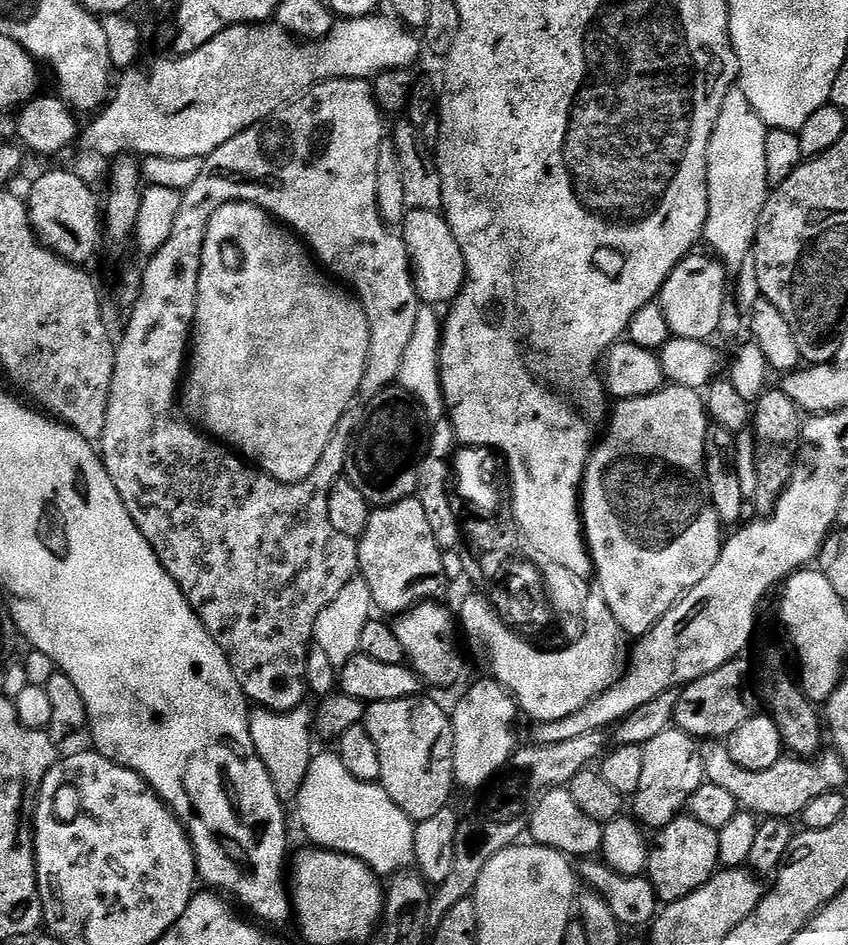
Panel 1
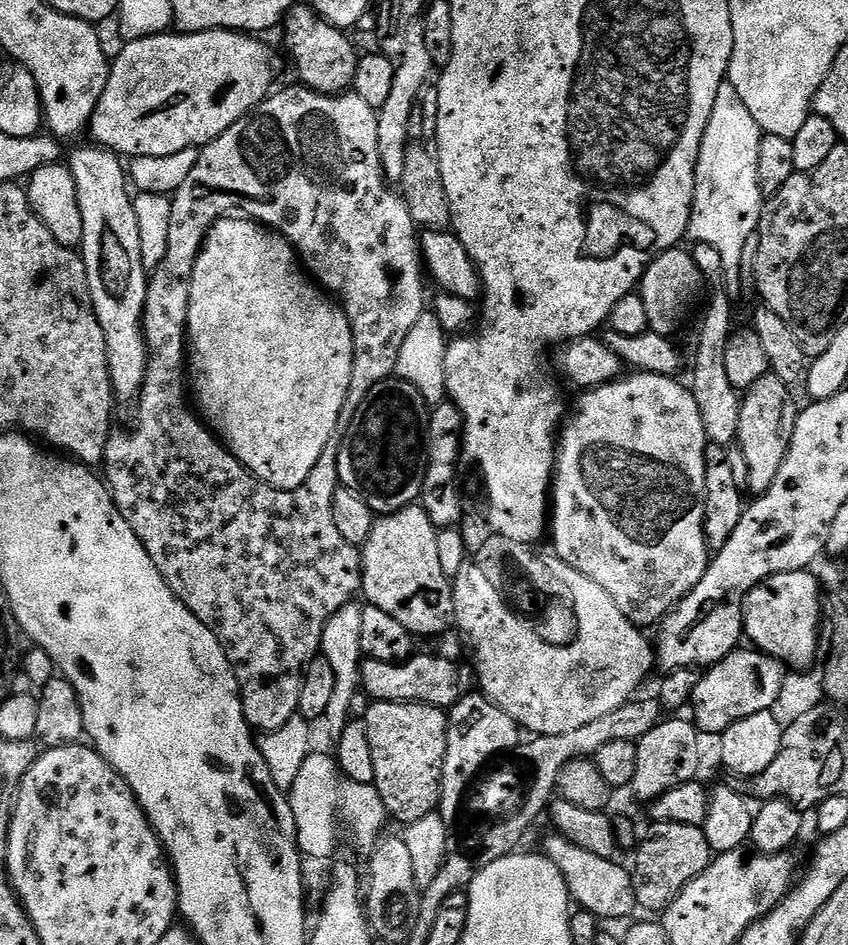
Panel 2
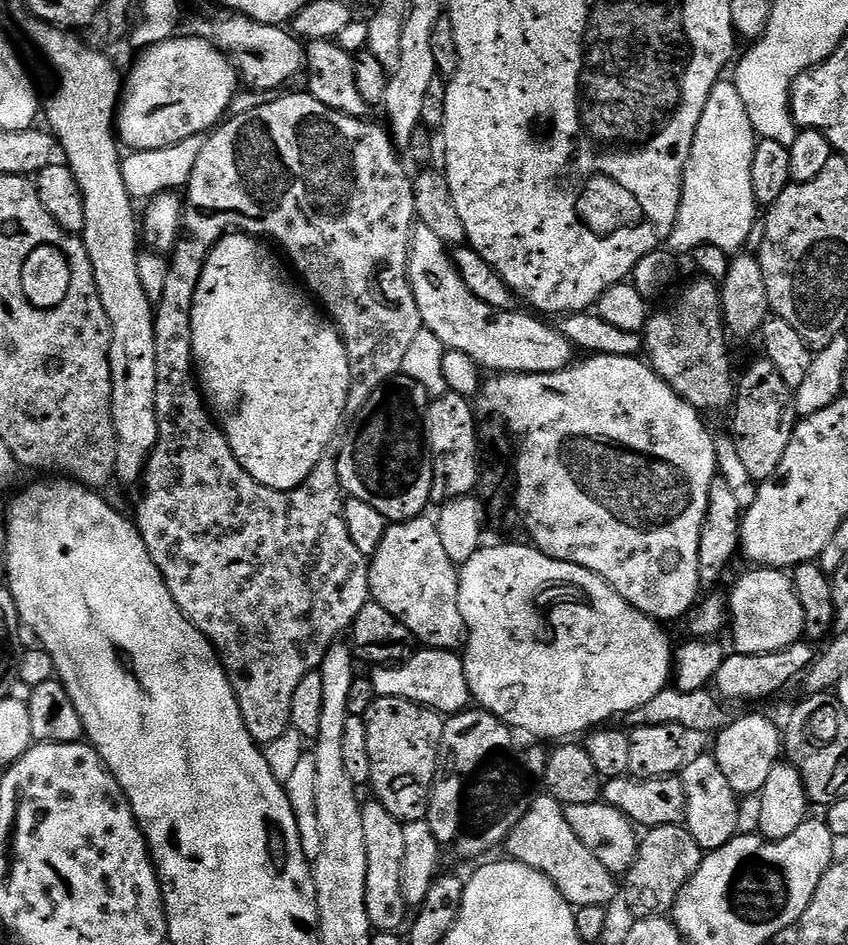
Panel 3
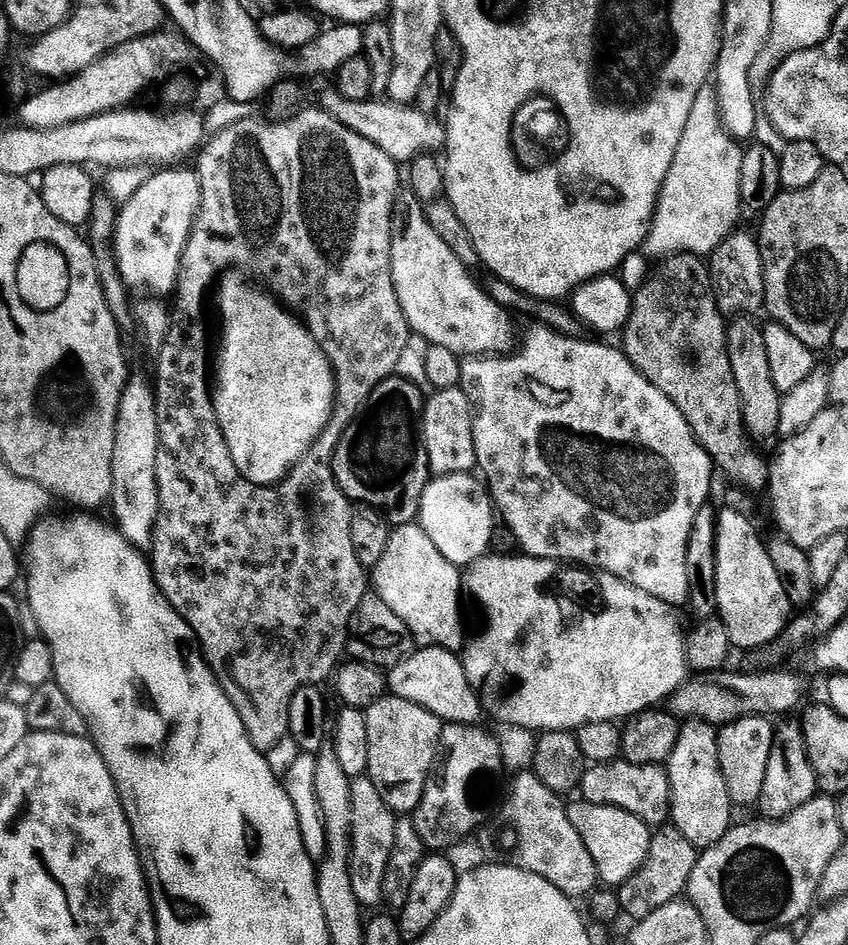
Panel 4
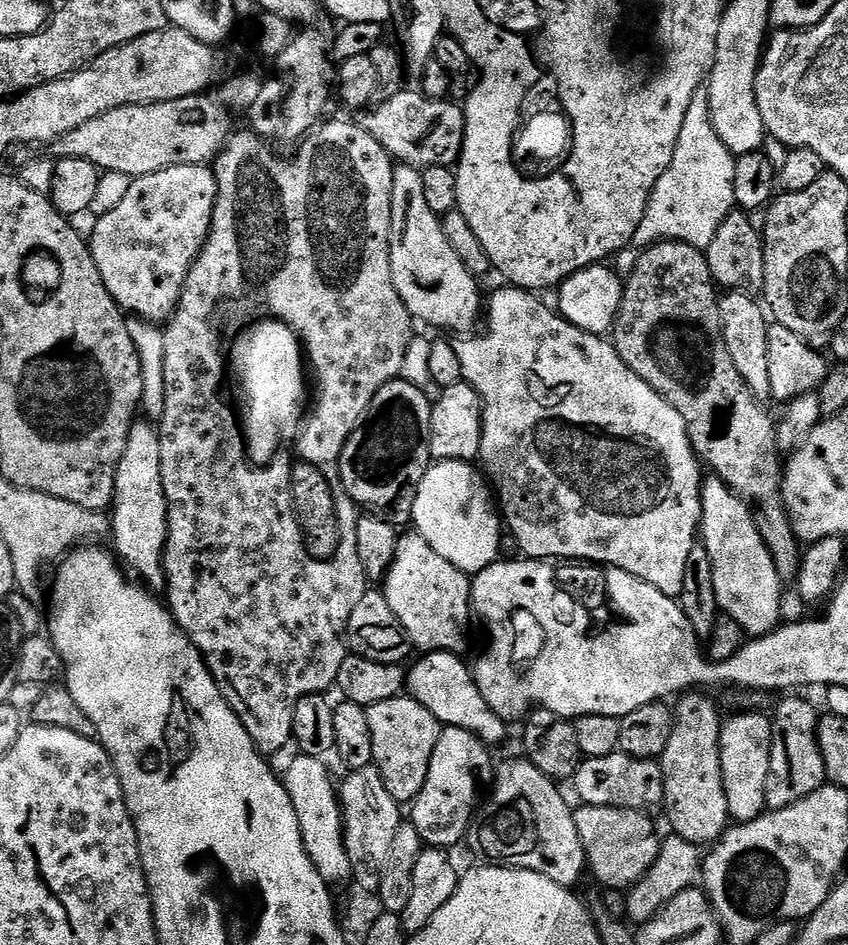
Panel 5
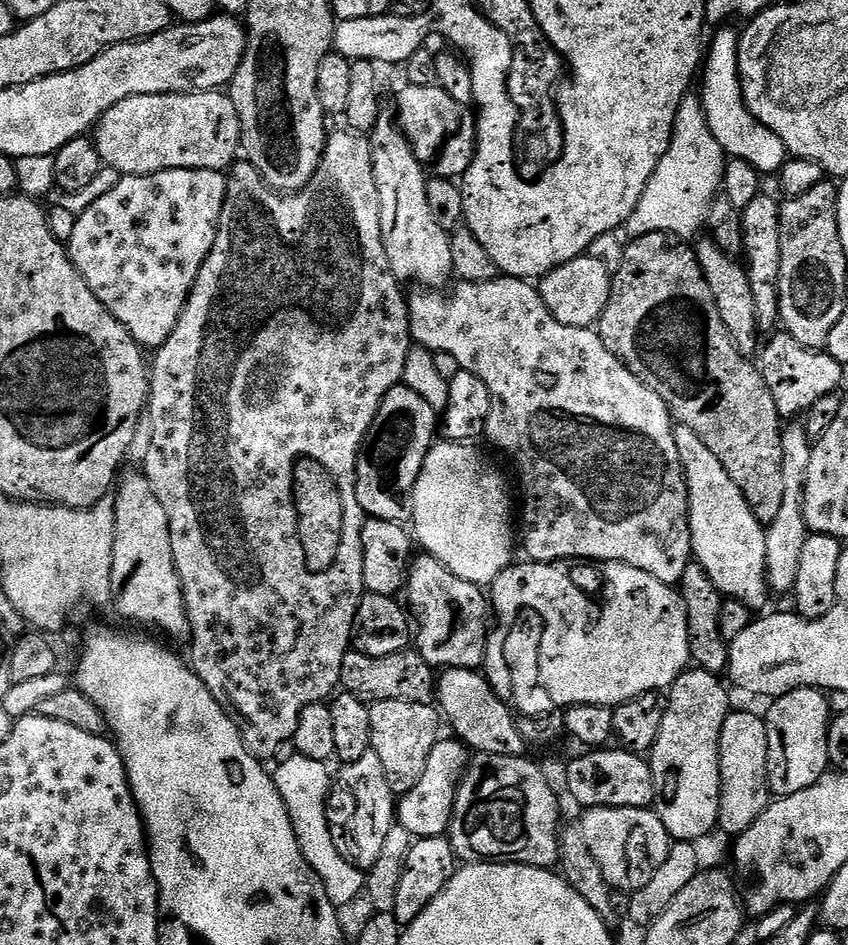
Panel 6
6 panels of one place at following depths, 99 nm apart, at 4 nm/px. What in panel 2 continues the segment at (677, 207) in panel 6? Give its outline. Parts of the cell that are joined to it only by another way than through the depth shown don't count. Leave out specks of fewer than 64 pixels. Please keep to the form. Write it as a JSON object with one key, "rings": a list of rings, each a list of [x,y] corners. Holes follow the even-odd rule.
{"rings":[[[724,83],[718,86],[706,134],[702,134],[700,153],[696,163],[696,193],[692,203],[692,217],[688,223],[687,239],[714,246],[722,254],[724,290],[729,298],[739,301],[740,267],[744,264],[744,251],[753,243],[760,227],[760,212],[766,197],[758,186],[758,146],[762,131],[750,114],[738,90]]]}

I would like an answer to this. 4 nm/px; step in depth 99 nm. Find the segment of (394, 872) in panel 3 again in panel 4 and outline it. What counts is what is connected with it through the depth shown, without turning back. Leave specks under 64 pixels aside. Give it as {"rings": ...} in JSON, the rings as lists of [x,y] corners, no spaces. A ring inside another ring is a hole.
{"rings":[[[367,775],[358,777],[350,786],[350,826],[352,827],[352,865],[350,882],[354,882],[354,898],[358,898],[361,909],[376,908],[385,903],[384,879],[390,866],[390,854],[394,850],[394,830],[397,813],[382,802],[378,786]]]}

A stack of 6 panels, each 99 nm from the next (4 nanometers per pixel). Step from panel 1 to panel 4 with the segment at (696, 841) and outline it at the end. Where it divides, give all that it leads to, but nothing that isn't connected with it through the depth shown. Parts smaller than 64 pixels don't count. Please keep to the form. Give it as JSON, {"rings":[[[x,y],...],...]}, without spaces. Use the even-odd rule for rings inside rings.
{"rings":[[[664,826],[652,837],[652,845],[648,851],[648,857],[644,865],[638,869],[626,883],[619,885],[618,895],[620,898],[620,911],[625,917],[629,916],[629,921],[635,922],[646,918],[654,910],[666,906],[671,900],[681,899],[687,893],[690,874],[694,874],[694,866],[698,859],[698,849],[686,838],[678,829],[671,826]]]}

